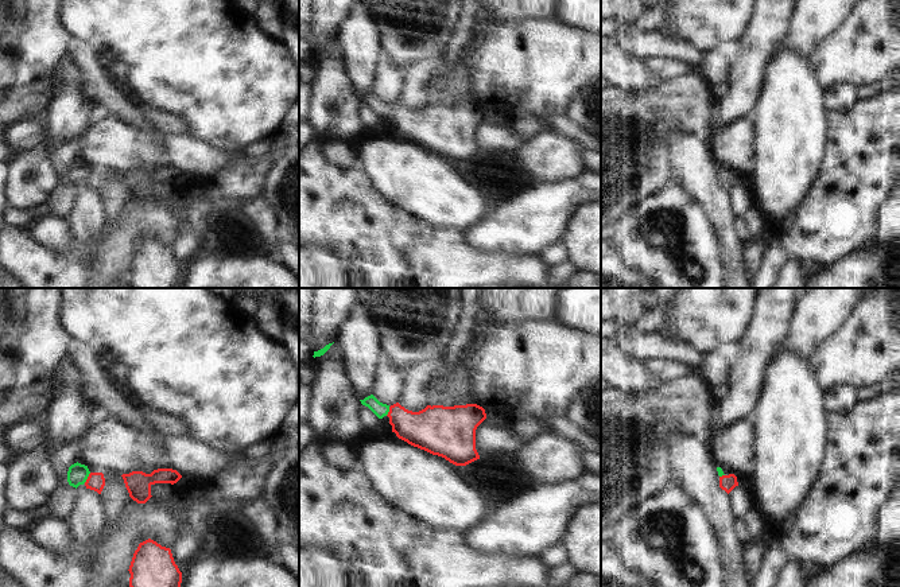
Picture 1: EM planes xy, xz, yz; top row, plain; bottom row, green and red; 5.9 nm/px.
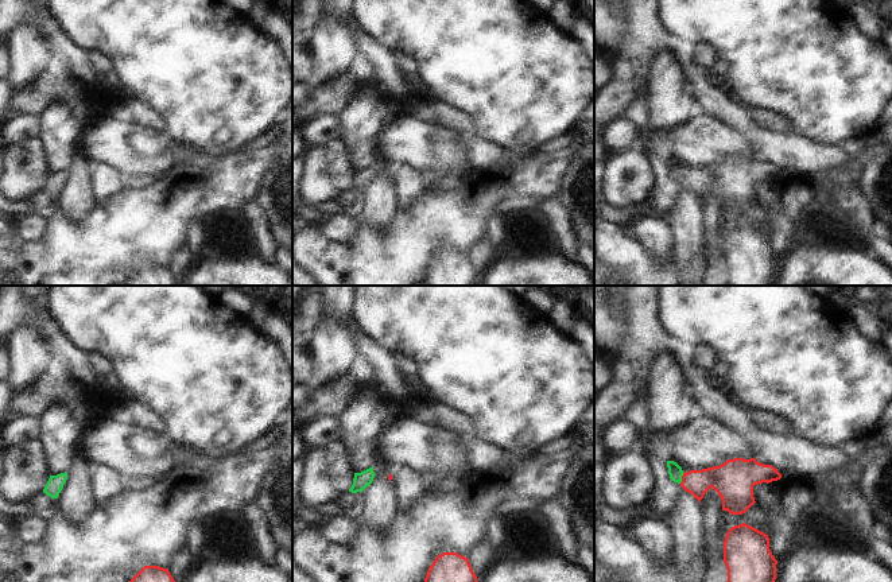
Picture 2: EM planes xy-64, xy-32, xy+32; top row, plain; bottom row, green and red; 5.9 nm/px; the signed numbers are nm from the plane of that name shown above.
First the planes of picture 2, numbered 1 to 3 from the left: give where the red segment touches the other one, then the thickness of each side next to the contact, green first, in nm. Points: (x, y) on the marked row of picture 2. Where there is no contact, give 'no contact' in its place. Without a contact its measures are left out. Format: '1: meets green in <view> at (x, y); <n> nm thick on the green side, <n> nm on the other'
1: no contact
2: no contact
3: meets green in xy+32 at (681, 478); 90 nm thick on the green side, 170 nm on the other

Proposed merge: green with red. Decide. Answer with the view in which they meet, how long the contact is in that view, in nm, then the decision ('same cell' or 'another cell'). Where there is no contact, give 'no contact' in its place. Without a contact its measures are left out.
xy | 80 nm | same cell

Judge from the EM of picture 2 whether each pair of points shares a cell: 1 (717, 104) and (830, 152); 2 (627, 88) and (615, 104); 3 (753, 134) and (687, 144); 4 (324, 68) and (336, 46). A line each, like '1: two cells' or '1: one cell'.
1: one cell
2: one cell
3: two cells
4: one cell

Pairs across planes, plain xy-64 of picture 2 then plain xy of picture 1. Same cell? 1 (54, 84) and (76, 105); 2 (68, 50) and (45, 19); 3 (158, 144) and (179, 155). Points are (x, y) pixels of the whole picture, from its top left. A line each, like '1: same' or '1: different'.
1: different
2: different
3: different

